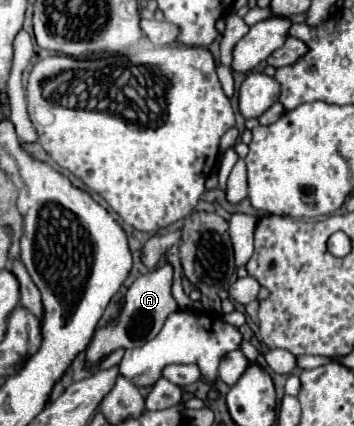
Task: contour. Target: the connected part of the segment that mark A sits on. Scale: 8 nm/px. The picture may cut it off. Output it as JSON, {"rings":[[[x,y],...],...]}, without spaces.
{"rings":[[[165,260],[153,272],[139,276],[127,290],[121,316],[115,322],[111,322],[105,328],[99,328],[95,332],[95,336],[87,348],[87,364],[91,366],[91,364],[99,362],[103,354],[111,354],[117,348],[137,348],[137,346],[145,344],[147,340],[153,340],[159,334],[159,330],[163,328],[163,322],[167,320],[167,316],[177,310],[177,302],[171,296],[171,284],[173,284],[173,266],[169,260]]]}

